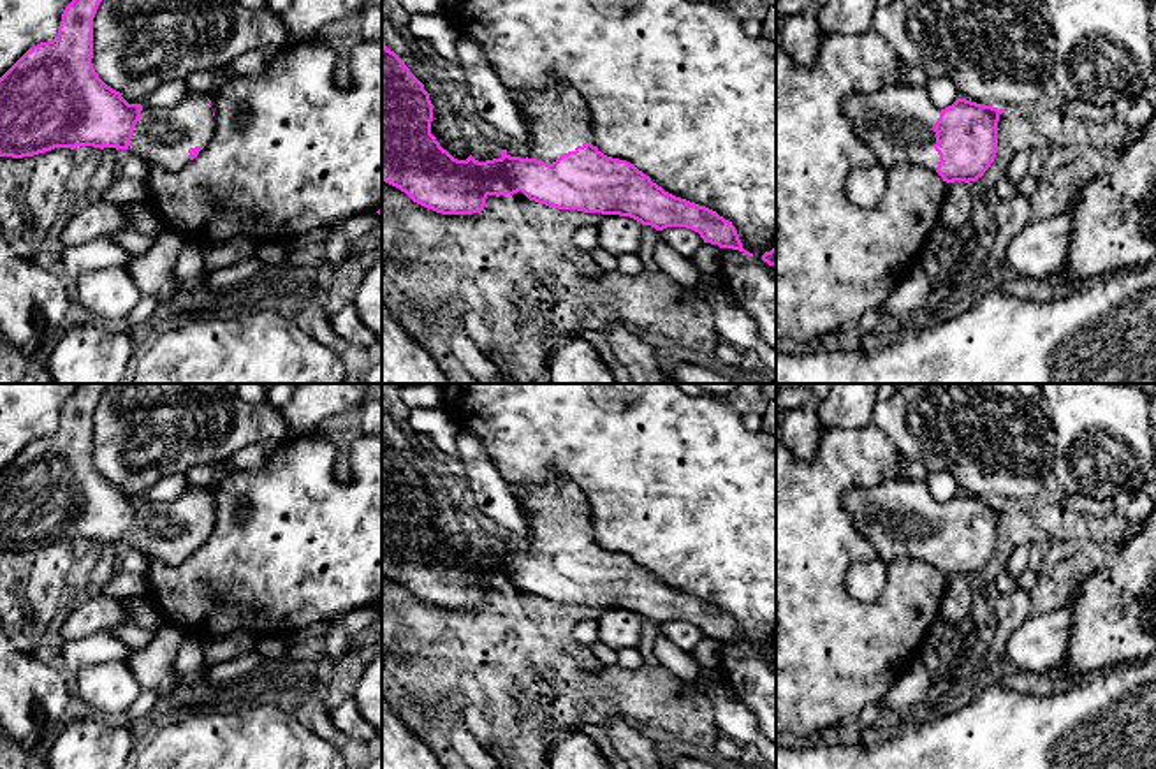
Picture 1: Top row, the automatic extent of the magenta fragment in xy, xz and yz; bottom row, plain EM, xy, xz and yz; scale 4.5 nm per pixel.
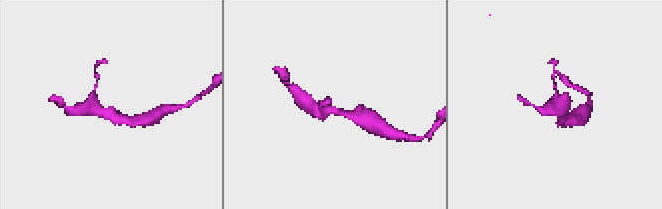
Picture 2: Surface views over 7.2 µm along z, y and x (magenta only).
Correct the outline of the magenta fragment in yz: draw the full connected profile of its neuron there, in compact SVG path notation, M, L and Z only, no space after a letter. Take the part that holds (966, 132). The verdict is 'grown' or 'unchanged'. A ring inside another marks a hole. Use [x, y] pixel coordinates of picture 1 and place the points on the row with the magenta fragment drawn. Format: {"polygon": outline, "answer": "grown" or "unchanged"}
{"polygon": "M890 84L876 93L852 93L843 113L853 132L874 151L882 165L917 164L936 171L943 181L977 181L991 167L998 150L998 121L1003 109L957 99L938 109L926 88Z", "answer": "grown"}

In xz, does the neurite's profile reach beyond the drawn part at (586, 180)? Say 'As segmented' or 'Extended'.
Extended

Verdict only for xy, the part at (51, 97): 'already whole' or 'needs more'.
needs more

